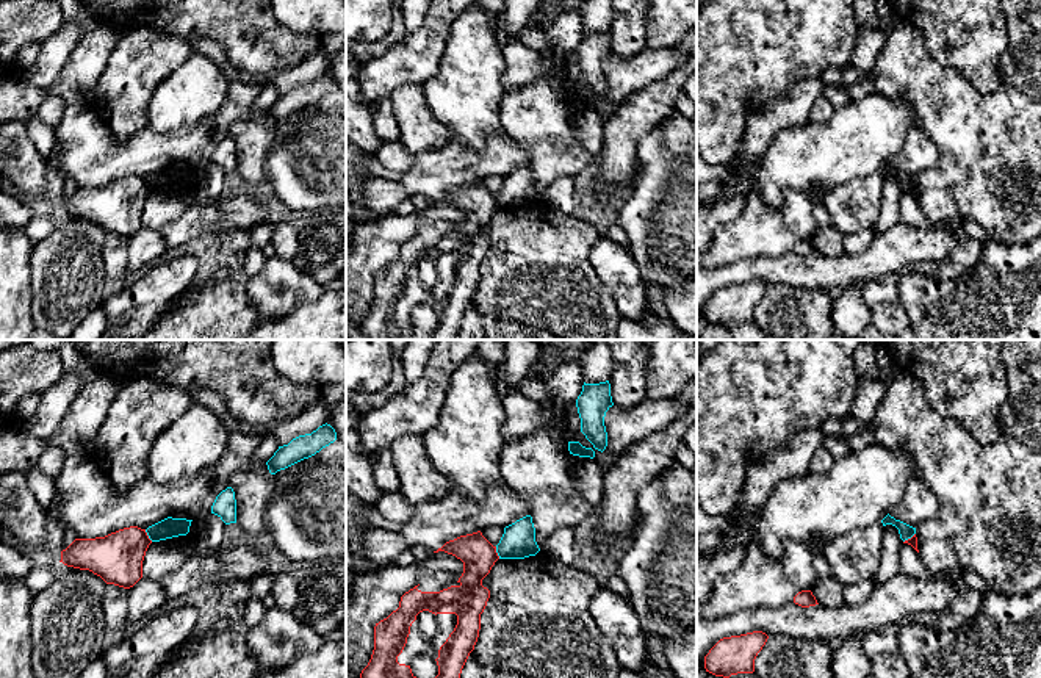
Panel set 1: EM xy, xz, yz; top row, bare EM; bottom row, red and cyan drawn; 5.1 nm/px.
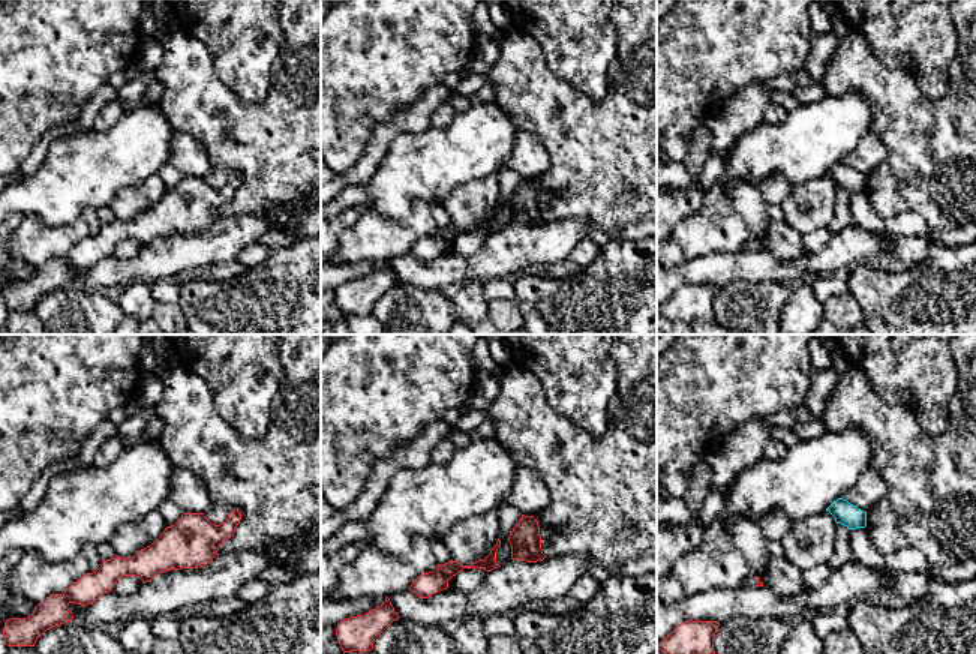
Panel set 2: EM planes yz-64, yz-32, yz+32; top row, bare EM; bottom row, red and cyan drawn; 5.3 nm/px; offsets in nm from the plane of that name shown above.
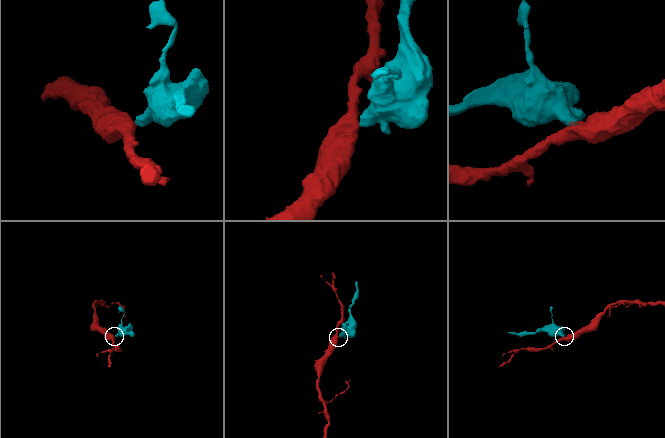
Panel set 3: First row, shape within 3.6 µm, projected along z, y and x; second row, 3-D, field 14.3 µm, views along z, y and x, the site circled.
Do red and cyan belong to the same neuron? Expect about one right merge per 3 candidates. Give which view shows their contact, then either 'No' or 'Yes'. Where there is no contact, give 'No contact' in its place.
Touches red in xy. No

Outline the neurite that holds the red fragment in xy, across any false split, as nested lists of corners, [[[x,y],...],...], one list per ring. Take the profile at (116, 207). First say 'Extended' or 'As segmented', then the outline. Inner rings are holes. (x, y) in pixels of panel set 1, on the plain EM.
As segmented. [[[130,175],[105,186],[75,188],[61,200],[59,211],[89,219],[106,233],[130,238],[142,227],[142,210],[150,193],[146,179]]]

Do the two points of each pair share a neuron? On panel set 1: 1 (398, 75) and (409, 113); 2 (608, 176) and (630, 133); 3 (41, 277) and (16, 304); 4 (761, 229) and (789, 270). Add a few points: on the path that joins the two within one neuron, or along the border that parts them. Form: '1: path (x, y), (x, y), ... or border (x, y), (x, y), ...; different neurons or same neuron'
1: border (421, 83), (404, 83), (389, 96); different neurons
2: path (615, 165), (620, 144); same neuron
3: border (32, 249), (30, 317), (35, 323); different neurons
4: border (791, 249), (778, 256), (747, 257), (744, 260); different neurons

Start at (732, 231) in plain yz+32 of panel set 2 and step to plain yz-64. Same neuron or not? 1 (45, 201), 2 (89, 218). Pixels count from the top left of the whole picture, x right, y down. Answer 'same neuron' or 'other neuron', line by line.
1: other neuron
2: same neuron

